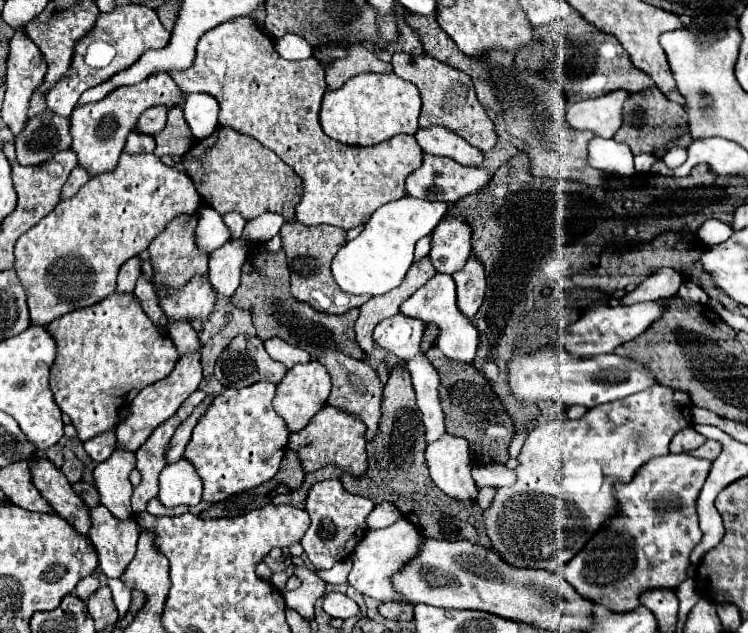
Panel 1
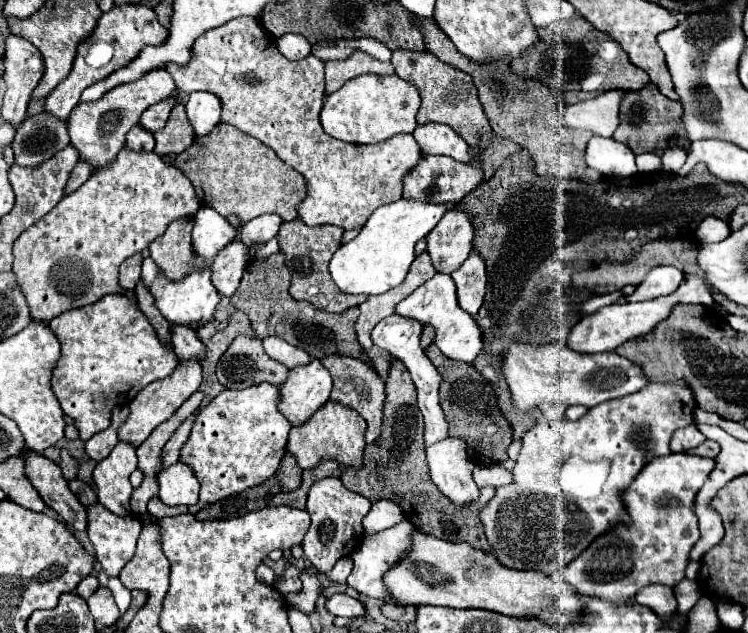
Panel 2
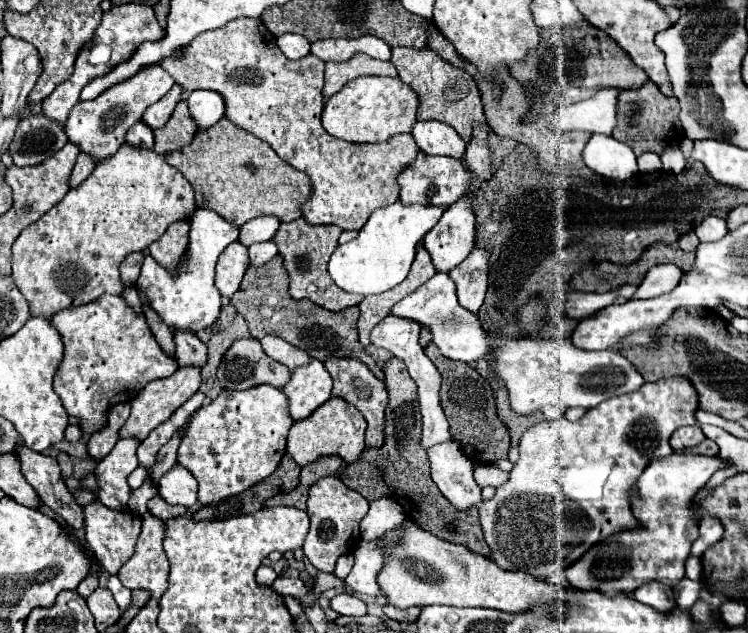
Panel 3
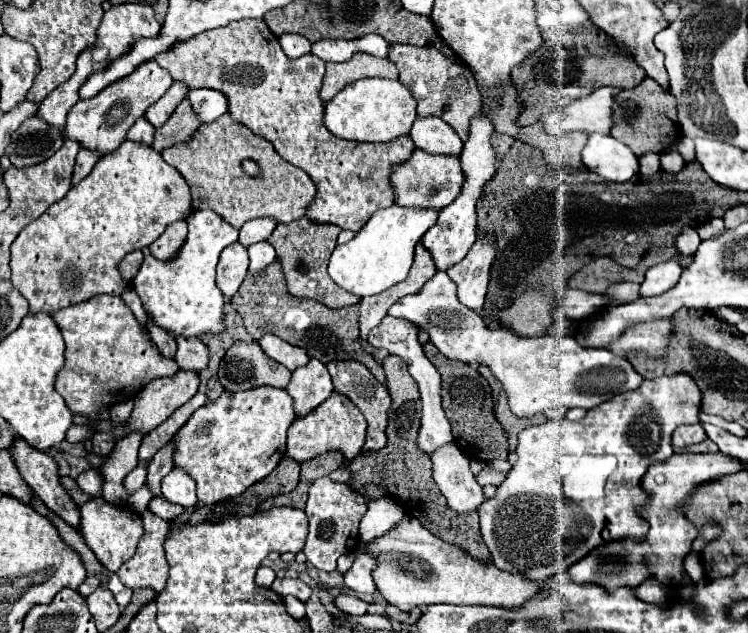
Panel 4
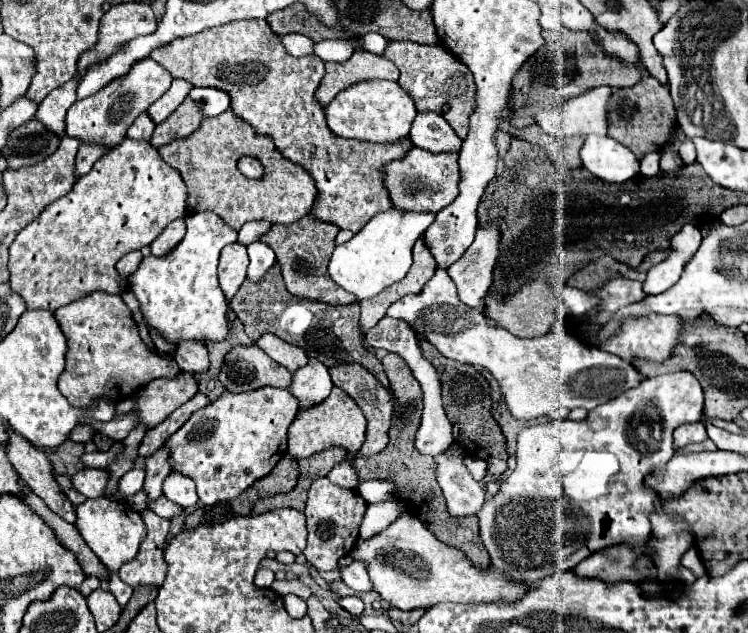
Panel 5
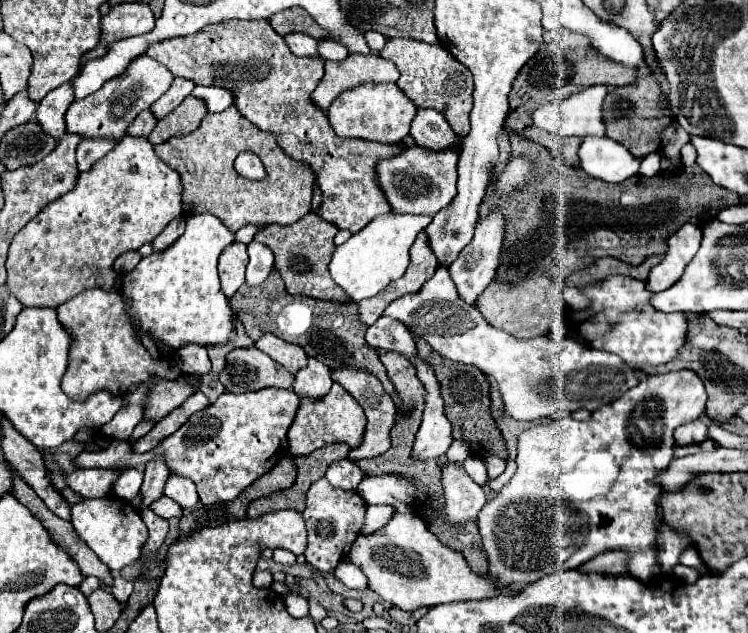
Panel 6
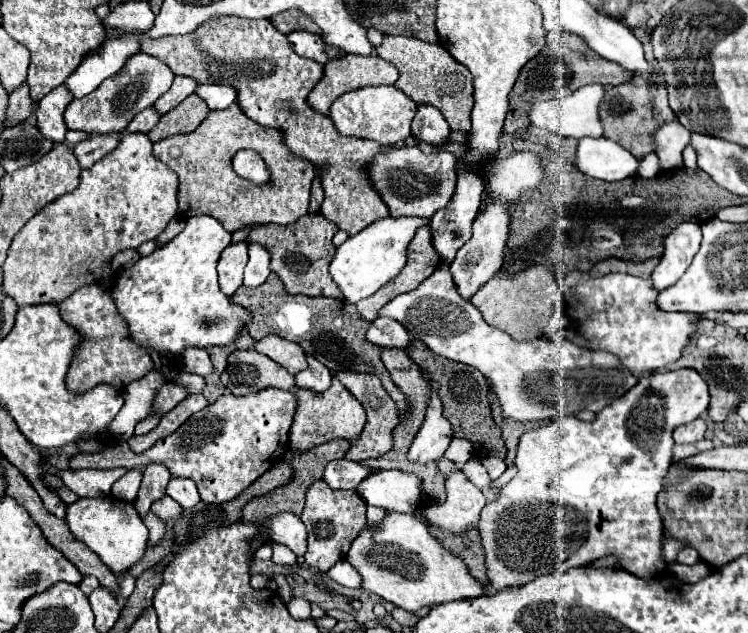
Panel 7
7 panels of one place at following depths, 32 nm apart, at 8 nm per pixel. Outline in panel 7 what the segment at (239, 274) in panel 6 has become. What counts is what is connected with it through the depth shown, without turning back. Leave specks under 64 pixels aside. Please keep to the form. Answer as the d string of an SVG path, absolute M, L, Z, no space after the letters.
M240 242L224 248L218 260L218 276L220 276L220 288L226 296L232 296L242 286L246 264L248 264L248 244Z

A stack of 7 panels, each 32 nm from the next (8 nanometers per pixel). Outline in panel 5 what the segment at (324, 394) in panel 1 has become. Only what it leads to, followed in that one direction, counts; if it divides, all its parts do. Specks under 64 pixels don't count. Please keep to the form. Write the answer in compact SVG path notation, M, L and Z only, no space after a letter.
M310 360L304 368L292 374L292 384L288 390L292 390L292 396L298 398L298 410L320 404L332 390L328 368L320 364L320 360Z

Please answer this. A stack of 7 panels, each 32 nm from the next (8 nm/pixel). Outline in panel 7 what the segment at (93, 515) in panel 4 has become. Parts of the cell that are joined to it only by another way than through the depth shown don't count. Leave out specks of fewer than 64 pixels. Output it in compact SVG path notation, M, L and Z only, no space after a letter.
M100 496L100 498L80 498L78 502L68 506L66 522L70 532L84 542L92 552L100 556L100 560L114 572L122 574L137 562L142 560L148 544L148 528L144 526L142 518L136 514L134 504L122 502L114 496Z

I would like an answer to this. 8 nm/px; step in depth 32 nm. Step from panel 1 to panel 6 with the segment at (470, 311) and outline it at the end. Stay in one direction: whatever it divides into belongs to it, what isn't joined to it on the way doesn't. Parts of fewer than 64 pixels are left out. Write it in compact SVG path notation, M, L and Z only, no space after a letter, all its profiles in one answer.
M494 210L488 218L484 218L476 224L476 234L474 234L472 244L468 244L468 248L464 248L464 252L458 256L458 260L448 266L448 272L458 288L458 294L466 304L474 306L480 292L484 292L484 288L494 280L494 272L500 262L502 240L504 240L504 216L498 210Z

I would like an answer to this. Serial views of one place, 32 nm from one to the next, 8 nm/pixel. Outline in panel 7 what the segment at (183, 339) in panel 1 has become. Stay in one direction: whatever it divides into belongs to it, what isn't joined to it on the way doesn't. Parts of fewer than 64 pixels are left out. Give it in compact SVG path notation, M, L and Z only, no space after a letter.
M186 348L180 356L184 372L192 372L198 376L208 376L212 372L212 362L204 348Z

